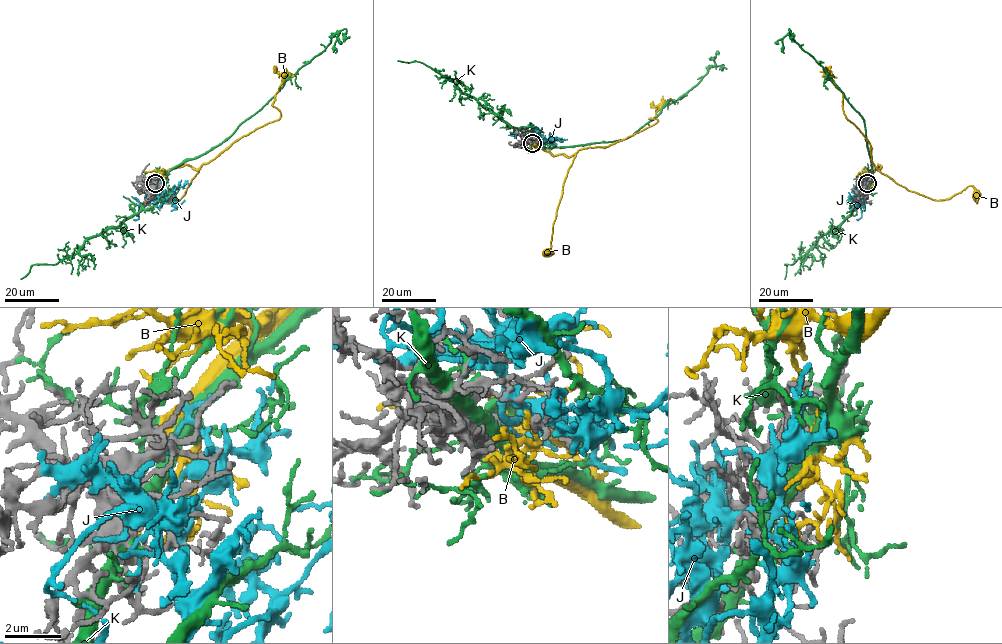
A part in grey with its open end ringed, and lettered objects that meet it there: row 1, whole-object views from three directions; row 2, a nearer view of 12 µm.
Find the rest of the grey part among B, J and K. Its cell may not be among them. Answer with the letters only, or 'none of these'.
B

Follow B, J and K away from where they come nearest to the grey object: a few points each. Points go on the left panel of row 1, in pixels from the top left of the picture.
B: (155, 183), (176, 167), (188, 165), (198, 170), (179, 200), (174, 186), (169, 195)
J: (156, 183), (158, 181), (160, 184), (155, 192), (160, 200), (166, 199), (173, 190), (176, 207), (184, 200)
K: (155, 182), (183, 162), (197, 158), (225, 141), (288, 79), (327, 47), (336, 33), (335, 53)

